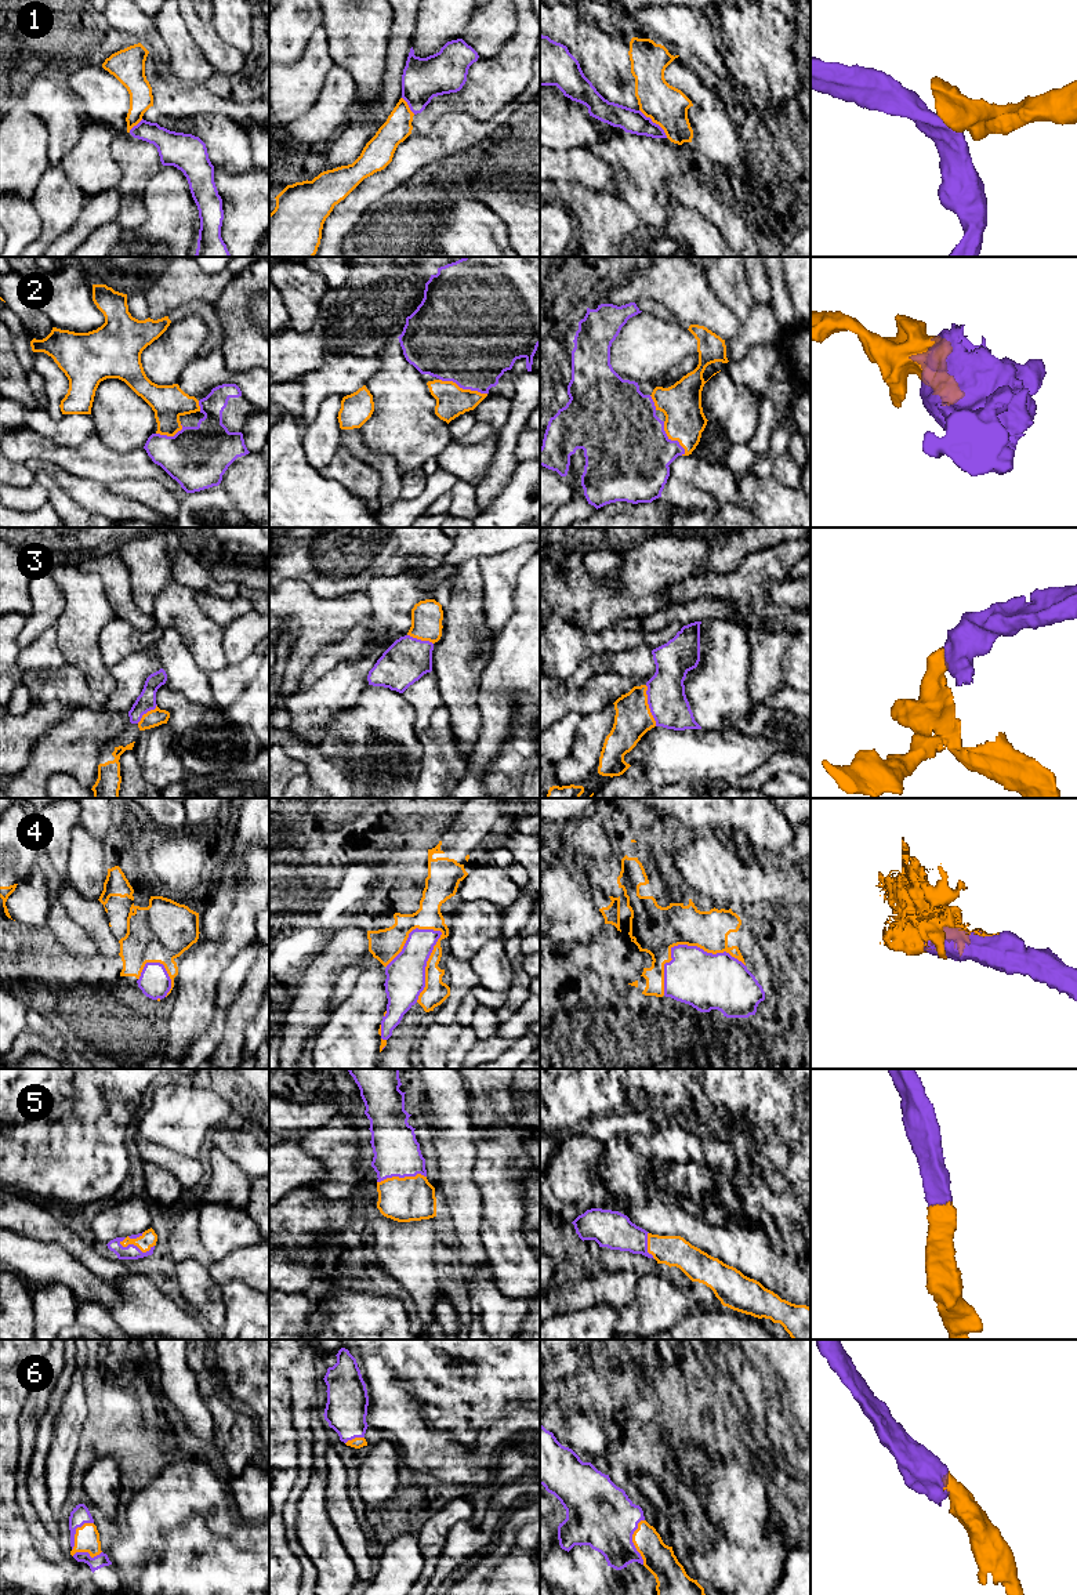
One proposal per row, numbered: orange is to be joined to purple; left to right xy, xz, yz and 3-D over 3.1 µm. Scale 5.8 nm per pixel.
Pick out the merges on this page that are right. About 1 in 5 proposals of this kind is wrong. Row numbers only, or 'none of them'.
2, 3, 4, 5, 6

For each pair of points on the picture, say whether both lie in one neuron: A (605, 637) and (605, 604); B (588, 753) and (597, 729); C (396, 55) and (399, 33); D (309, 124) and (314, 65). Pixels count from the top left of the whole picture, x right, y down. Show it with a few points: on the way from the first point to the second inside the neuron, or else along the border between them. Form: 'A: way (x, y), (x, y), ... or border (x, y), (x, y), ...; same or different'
A: border (573, 624), (587, 631), (601, 631), (617, 626); different
B: way (588, 747), (591, 735); same
C: way (398, 50), (399, 39); same
D: border (326, 78), (316, 101), (301, 116), (285, 126); different

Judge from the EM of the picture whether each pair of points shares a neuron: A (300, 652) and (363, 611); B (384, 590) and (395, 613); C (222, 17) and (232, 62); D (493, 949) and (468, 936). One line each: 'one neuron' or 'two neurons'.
A: one neuron
B: one neuron
C: two neurons
D: two neurons

